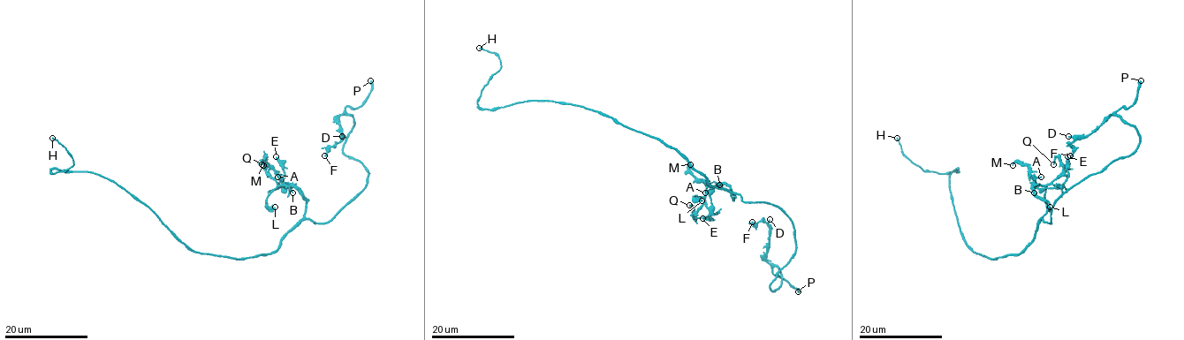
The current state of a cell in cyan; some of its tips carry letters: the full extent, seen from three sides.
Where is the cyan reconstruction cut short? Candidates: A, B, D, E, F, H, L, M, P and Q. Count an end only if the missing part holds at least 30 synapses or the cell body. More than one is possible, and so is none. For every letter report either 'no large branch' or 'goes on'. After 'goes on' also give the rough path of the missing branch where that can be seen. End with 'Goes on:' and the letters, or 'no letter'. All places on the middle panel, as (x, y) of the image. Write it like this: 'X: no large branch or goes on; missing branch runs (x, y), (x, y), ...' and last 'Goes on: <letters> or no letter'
A: no large branch
B: no large branch
D: no large branch
E: no large branch
F: no large branch
H: no large branch
L: no large branch
M: no large branch
P: goes on
Q: no large branch
Goes on: P

